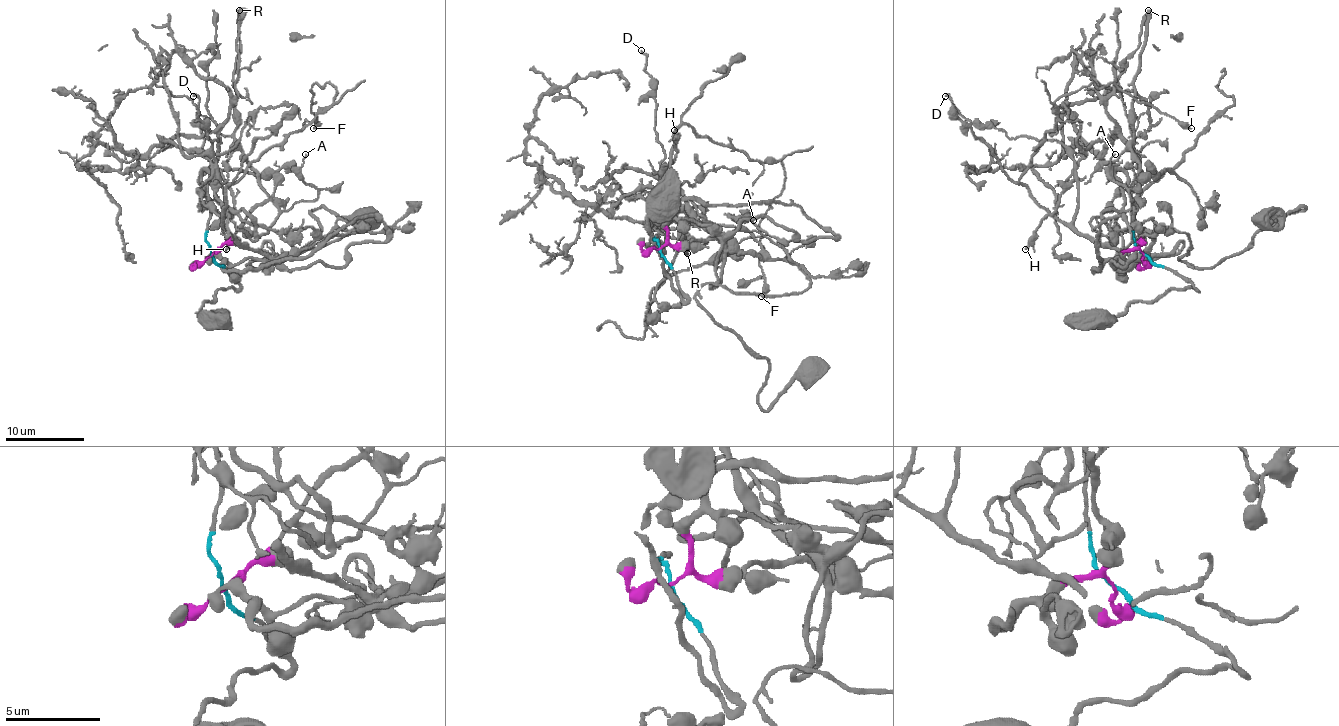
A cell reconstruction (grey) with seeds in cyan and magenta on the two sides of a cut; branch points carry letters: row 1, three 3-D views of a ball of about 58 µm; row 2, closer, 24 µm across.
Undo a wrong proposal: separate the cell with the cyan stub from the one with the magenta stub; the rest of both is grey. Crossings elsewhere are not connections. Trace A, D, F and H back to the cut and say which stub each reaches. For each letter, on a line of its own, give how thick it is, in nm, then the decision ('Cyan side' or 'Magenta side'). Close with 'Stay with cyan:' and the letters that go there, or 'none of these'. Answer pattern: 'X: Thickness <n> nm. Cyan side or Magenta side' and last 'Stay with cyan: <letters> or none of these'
A: Thickness 110 nm. Cyan side
D: Thickness 200 nm. Magenta side
F: Thickness 340 nm. Magenta side
H: Thickness 200 nm. Cyan side
Stay with cyan: A, H

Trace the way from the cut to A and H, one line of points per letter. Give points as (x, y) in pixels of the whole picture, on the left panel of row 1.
A: (210, 253), (202, 190), (202, 200), (257, 239), (297, 202), (315, 198), (301, 178), (305, 154)
H: (210, 253), (208, 182), (218, 137), (175, 135), (165, 141), (210, 162), (212, 190), (228, 216), (226, 249)

